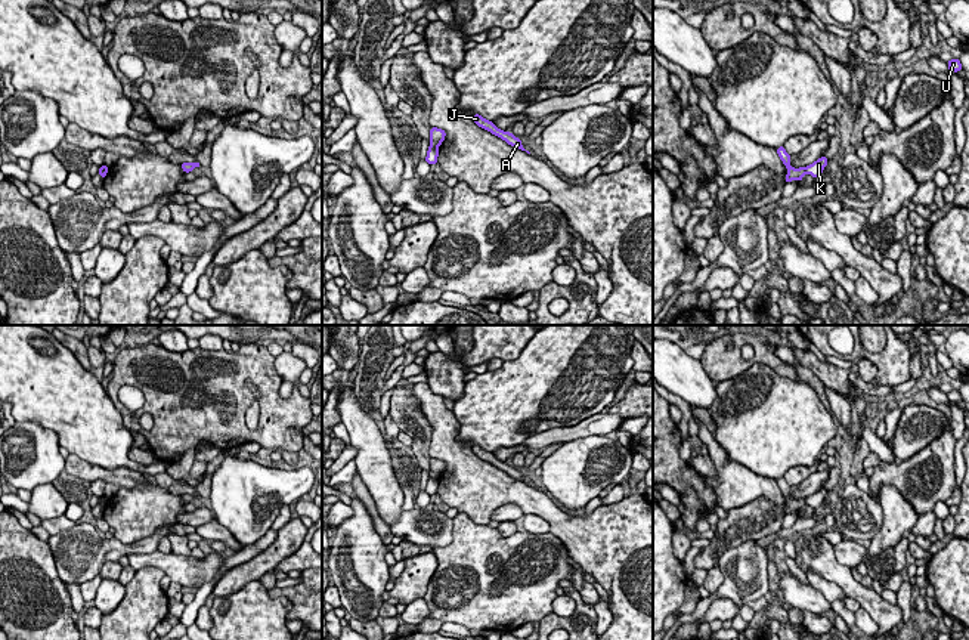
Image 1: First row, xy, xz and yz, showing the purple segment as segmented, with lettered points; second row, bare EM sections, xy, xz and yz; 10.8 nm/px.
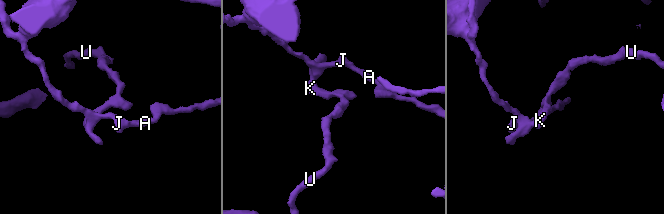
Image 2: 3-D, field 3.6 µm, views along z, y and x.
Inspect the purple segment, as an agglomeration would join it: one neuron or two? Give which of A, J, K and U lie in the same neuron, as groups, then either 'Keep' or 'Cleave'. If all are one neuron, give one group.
Groups: A J / K U. Cleave

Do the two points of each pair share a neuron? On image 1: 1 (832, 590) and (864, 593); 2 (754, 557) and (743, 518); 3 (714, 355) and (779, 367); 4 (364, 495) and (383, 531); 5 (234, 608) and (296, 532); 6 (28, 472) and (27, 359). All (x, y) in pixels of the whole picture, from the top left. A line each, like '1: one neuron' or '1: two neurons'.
1: two neurons
2: two neurons
3: one neuron
4: one neuron
5: two neurons
6: two neurons

